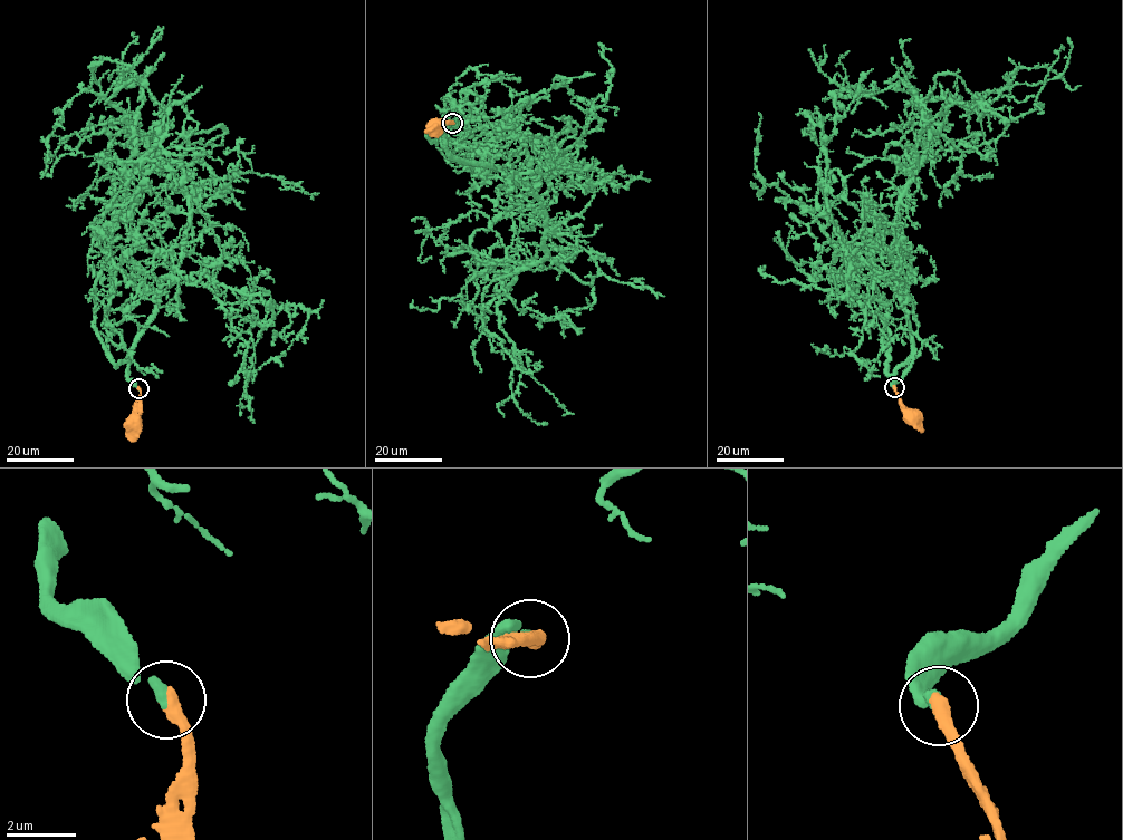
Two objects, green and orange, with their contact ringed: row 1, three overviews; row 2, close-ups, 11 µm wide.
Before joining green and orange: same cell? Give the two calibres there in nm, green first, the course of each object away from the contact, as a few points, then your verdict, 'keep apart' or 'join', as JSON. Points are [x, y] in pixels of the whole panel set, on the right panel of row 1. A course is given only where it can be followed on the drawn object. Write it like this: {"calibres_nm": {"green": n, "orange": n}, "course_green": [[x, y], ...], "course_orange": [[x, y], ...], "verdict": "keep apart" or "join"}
{"calibres_nm": {"green": 300, "orange": 420}, "course_green": [[894, 387], [913, 359], [894, 273], [861, 280], [814, 214], [835, 119], [879, 90], [825, 75], [825, 45]], "course_orange": [[894, 387], [899, 402], [914, 411], [914, 416]], "verdict": "join"}

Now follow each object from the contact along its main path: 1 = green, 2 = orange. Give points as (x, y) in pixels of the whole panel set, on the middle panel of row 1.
1: (452, 123), (460, 162), (497, 170), (461, 136), (497, 122), (527, 147), (520, 231), (574, 199)
2: (452, 123), (445, 122), (439, 131), (435, 129)

